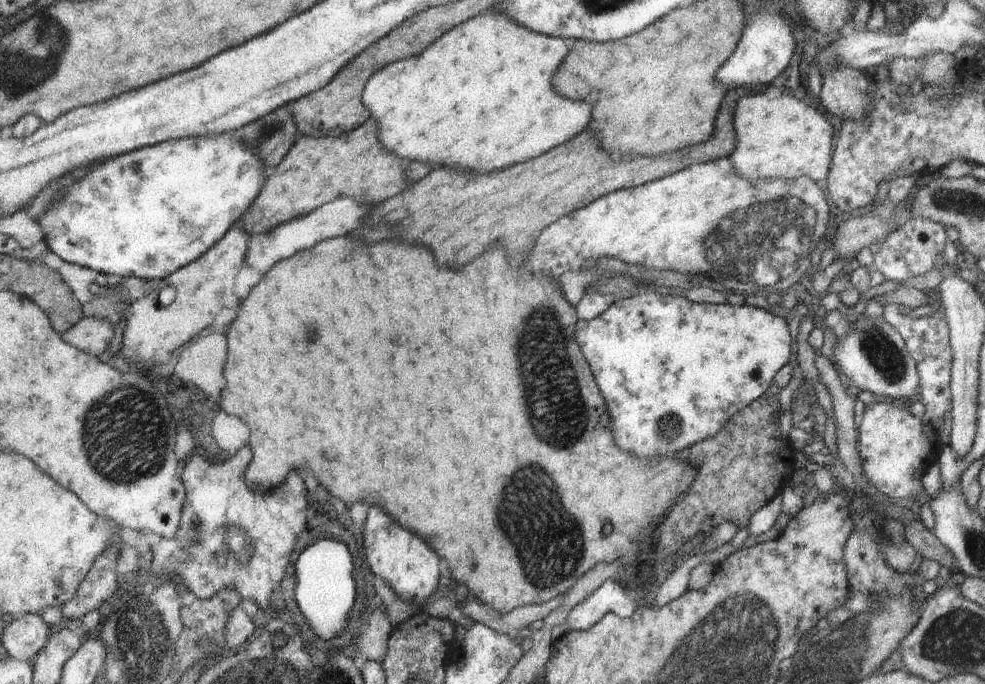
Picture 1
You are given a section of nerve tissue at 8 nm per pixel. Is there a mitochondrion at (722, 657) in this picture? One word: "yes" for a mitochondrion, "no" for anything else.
yes

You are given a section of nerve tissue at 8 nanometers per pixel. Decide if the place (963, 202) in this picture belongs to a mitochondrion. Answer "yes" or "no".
yes

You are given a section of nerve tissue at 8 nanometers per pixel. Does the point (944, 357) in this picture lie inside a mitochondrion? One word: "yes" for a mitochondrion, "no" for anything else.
no

